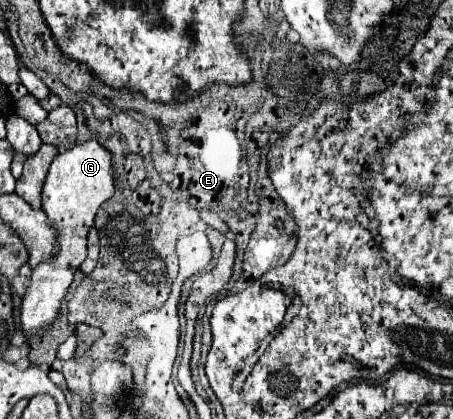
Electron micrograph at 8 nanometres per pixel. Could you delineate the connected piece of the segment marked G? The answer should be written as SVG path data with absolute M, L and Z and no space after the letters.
M99 141L79 143L73 149L61 151L49 169L43 185L43 211L55 223L59 231L61 251L53 259L47 259L33 267L31 285L21 303L21 329L27 339L41 335L59 311L59 305L73 281L75 271L87 257L87 233L93 227L93 219L99 207L115 193L115 177L111 153Z

